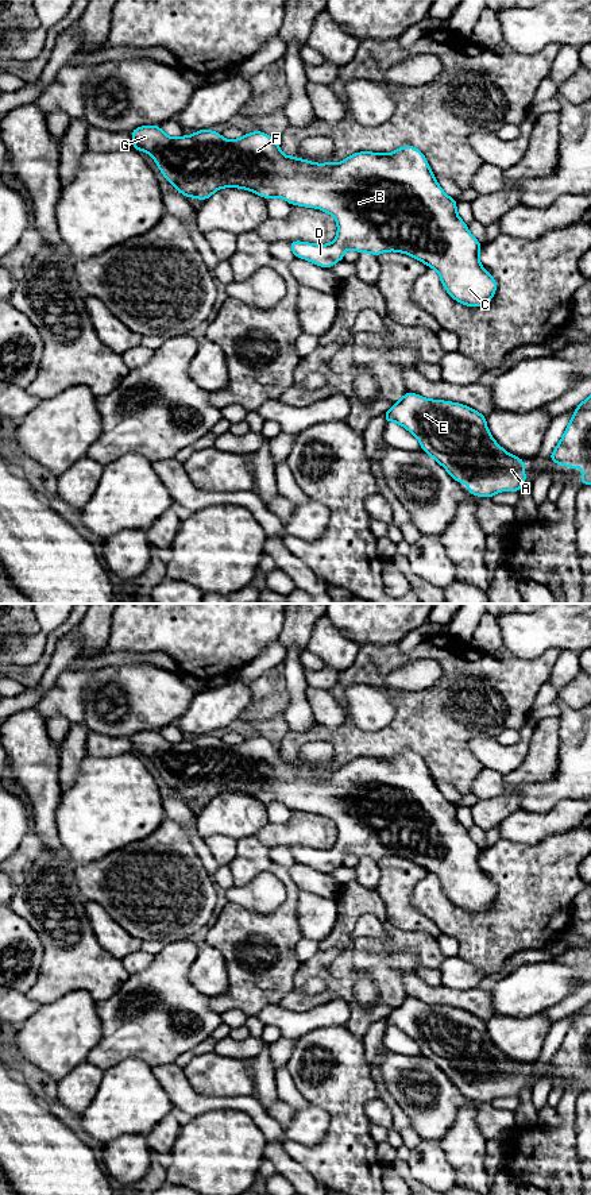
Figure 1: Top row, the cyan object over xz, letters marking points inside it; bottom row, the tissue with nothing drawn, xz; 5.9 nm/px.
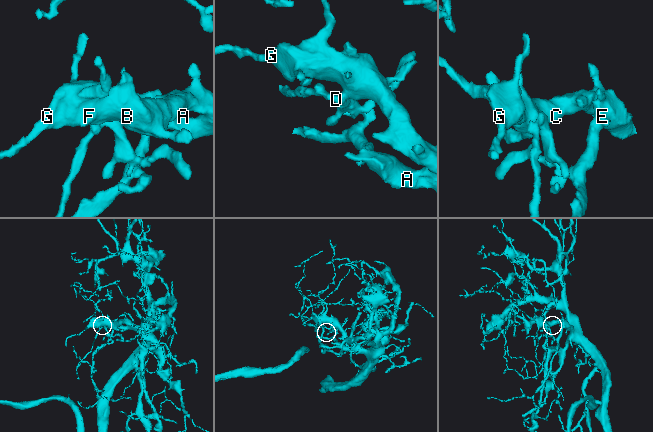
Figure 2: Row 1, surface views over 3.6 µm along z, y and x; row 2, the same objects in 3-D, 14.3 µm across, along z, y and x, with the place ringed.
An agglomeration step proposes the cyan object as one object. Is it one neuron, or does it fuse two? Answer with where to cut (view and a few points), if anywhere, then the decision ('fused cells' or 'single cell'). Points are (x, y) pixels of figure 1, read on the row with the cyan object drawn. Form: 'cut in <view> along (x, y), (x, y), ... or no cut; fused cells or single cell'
no cut; single cell

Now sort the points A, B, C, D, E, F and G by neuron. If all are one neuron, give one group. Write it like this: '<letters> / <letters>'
A B C D E F G

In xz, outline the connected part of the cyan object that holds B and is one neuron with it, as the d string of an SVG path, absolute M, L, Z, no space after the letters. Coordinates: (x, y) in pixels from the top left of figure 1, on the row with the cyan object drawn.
M155 124L140 126L130 134L132 149L148 153L165 178L188 198L205 201L221 188L242 188L266 200L281 197L291 205L320 208L332 215L337 221L336 239L331 244L289 240L296 258L331 269L344 259L348 248L375 257L398 251L433 267L448 294L466 307L486 307L495 294L497 281L480 265L482 243L459 217L457 201L441 189L417 147L402 146L390 154L360 151L340 163L314 163L286 157L278 142L262 131L233 140L212 130L170 138Z

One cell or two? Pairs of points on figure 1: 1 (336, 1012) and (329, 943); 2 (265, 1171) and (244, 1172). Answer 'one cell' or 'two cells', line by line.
1: two cells
2: two cells

